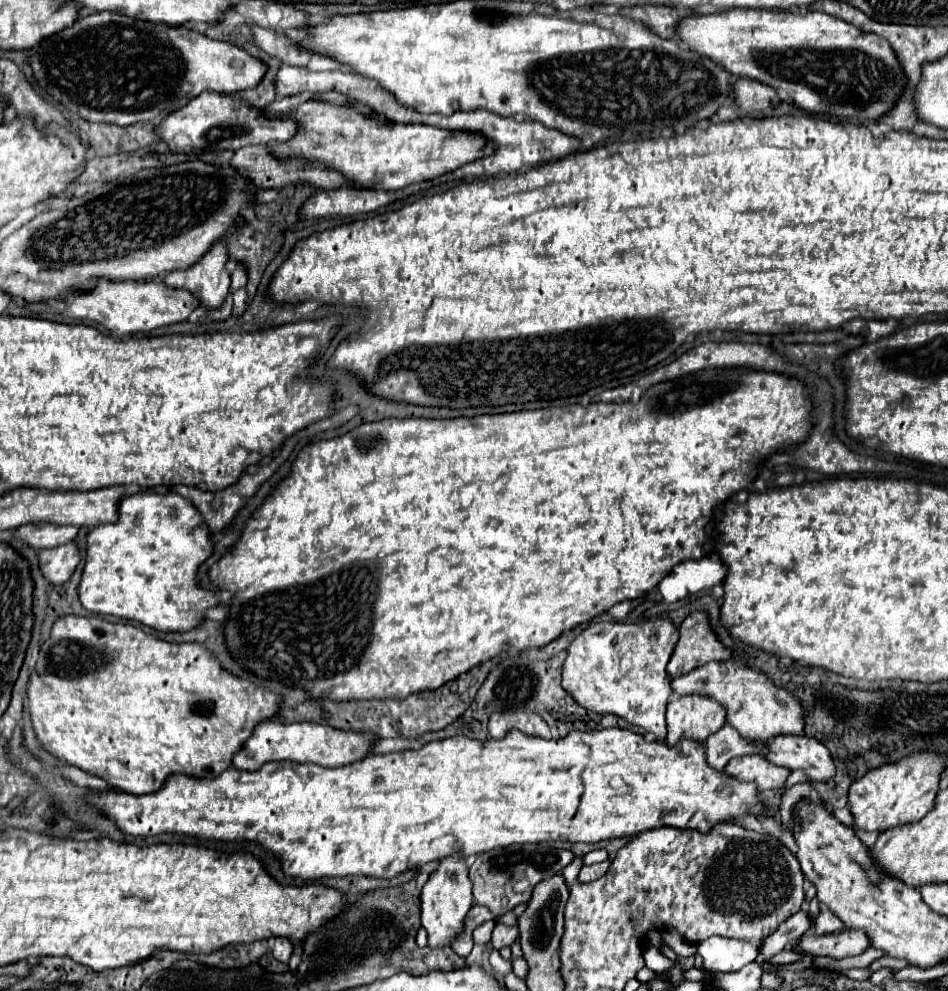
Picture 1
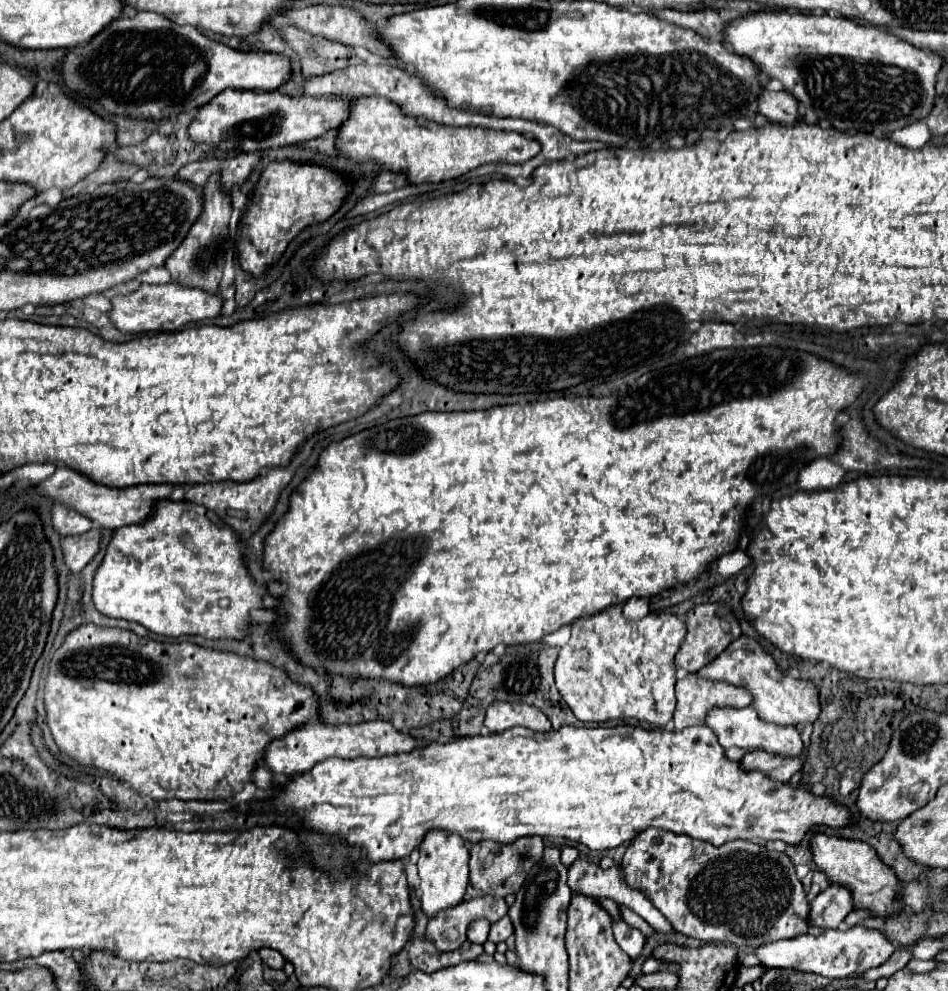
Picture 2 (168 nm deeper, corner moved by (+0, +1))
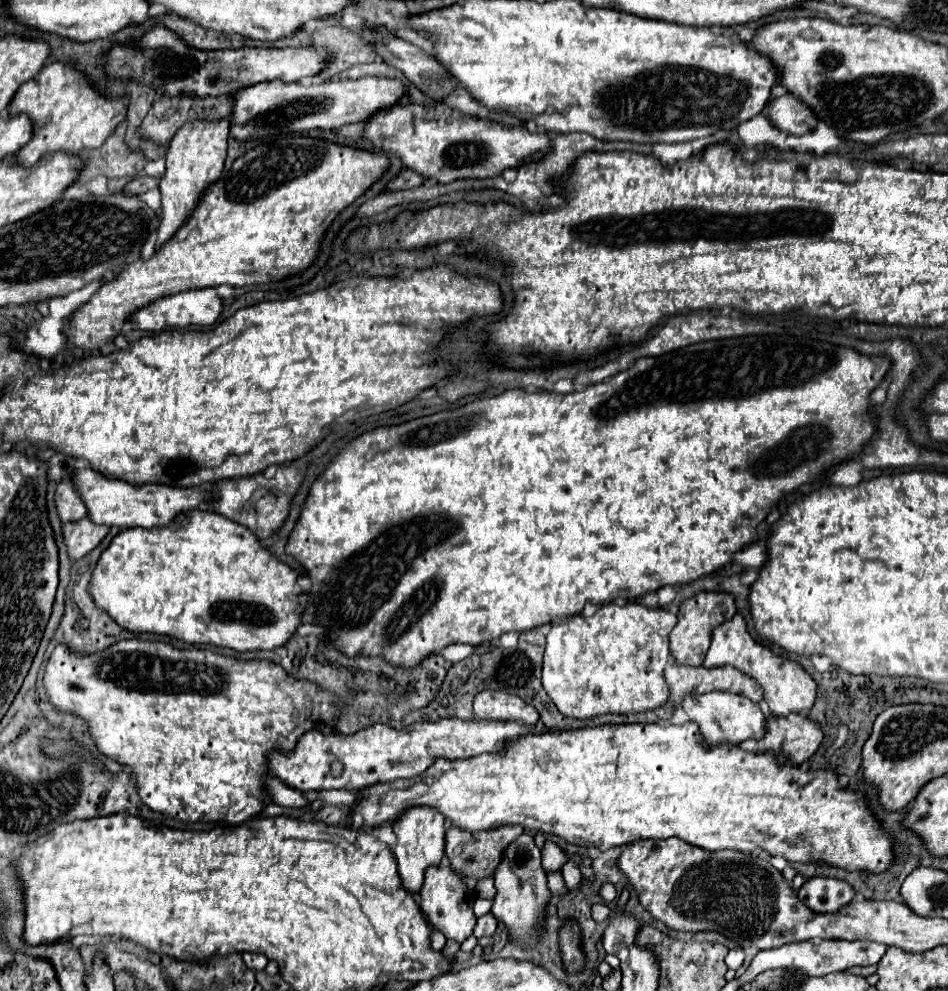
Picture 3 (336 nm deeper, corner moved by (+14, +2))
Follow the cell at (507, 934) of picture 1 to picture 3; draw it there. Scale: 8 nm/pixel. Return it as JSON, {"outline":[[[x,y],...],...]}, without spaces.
{"outline":[[[486,913],[486,915],[482,915],[482,917],[478,919],[478,923],[476,923],[476,927],[474,927],[474,935],[476,935],[478,939],[484,937],[484,935],[494,935],[496,925],[498,925],[496,917],[494,917],[492,913]]]}

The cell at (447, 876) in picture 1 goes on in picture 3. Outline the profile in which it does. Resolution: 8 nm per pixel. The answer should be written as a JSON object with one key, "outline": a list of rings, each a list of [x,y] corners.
{"outline":[[[426,805],[410,807],[394,821],[394,835],[398,843],[394,845],[392,853],[396,857],[402,883],[408,891],[418,893],[420,885],[424,883],[424,869],[428,865],[440,863],[444,857],[444,815],[438,809]]]}

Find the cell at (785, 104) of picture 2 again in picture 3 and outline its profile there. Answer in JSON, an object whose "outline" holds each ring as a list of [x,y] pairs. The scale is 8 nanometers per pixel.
{"outline":[[[794,95],[772,99],[768,105],[768,117],[778,129],[792,135],[804,135],[816,127],[814,111]]]}

